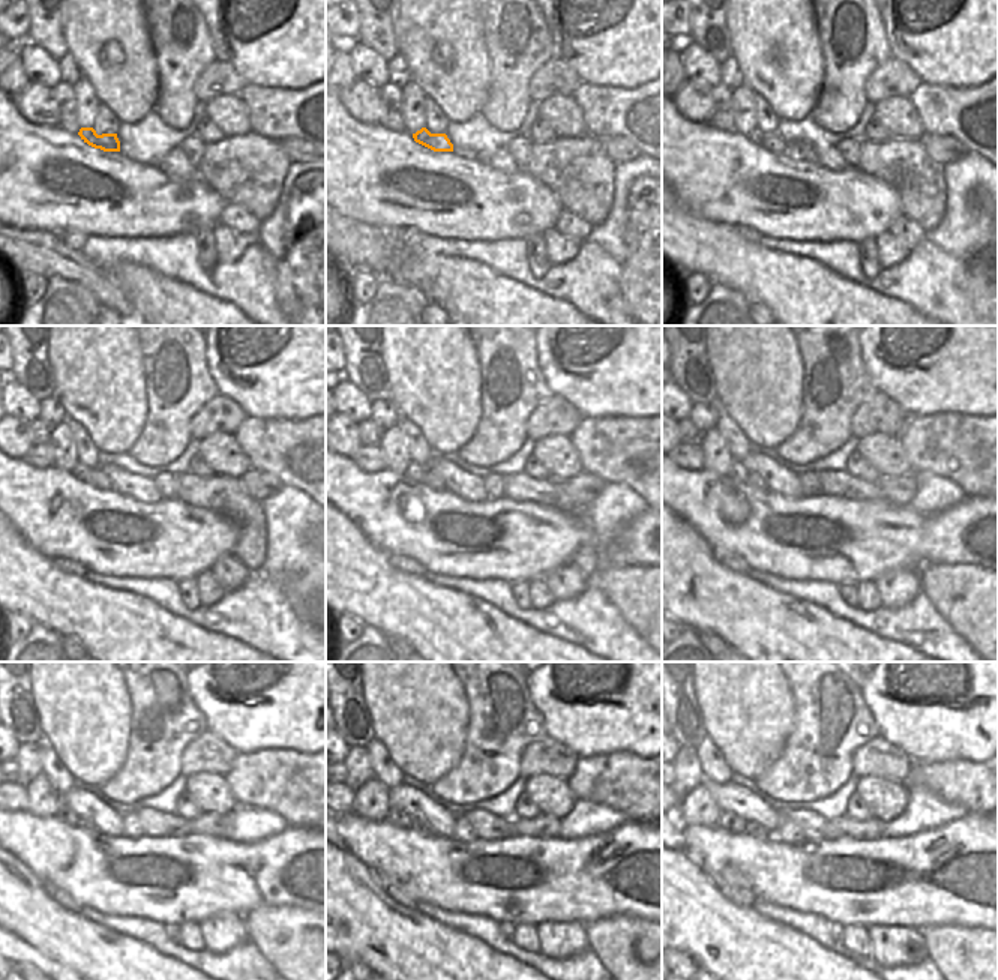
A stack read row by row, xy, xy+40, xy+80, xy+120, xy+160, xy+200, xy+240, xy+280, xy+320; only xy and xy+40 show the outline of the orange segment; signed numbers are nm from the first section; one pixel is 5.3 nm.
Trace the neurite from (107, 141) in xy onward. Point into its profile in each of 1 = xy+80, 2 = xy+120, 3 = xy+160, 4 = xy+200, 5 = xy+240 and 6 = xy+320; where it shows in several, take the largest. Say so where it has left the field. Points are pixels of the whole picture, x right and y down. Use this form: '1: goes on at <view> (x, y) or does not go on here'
1: goes on at xy+80 (775, 143)
2: goes on at xy+120 (95, 477)
3: goes on at xy+160 (420, 474)
4: goes on at xy+200 (757, 483)
5: goes on at xy+240 (83, 824)
6: goes on at xy+320 (752, 829)

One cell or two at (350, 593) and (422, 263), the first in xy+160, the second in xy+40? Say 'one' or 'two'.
one

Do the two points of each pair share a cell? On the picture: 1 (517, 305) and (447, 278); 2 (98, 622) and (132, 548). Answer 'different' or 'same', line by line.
1: same
2: different

